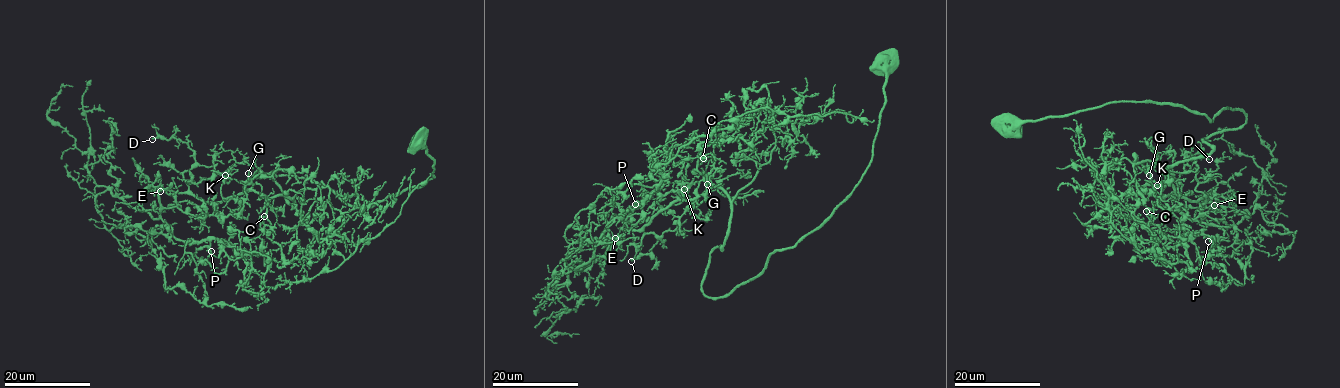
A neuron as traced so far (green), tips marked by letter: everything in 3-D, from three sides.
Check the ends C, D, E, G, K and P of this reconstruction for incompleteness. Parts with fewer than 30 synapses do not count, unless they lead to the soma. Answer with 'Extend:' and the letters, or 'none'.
Extend: D

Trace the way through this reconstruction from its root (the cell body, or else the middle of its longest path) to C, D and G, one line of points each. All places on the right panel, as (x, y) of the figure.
C: (1160, 178), (1157, 206), (1167, 214), (1167, 220), (1146, 211)
D: (1160, 178), (1162, 183), (1164, 175), (1174, 175), (1167, 181), (1184, 166), (1194, 168), (1189, 156), (1209, 159)
G: (1160, 178), (1164, 183), (1152, 185), (1149, 175)

